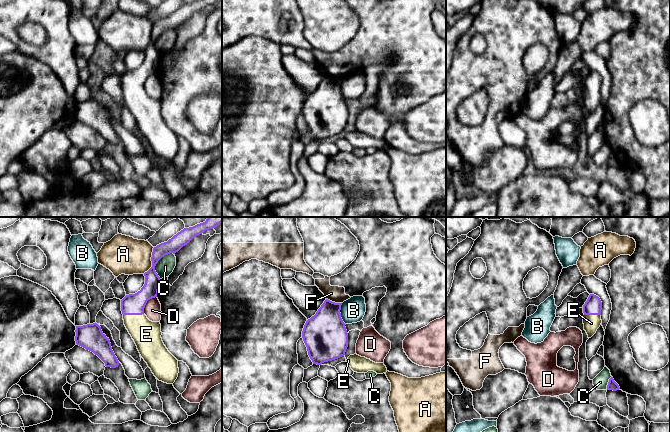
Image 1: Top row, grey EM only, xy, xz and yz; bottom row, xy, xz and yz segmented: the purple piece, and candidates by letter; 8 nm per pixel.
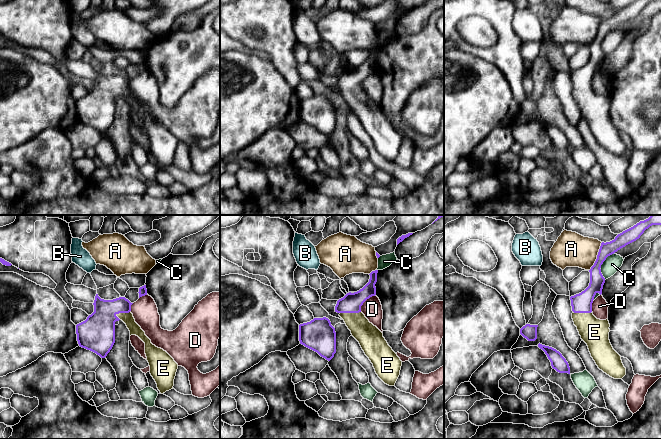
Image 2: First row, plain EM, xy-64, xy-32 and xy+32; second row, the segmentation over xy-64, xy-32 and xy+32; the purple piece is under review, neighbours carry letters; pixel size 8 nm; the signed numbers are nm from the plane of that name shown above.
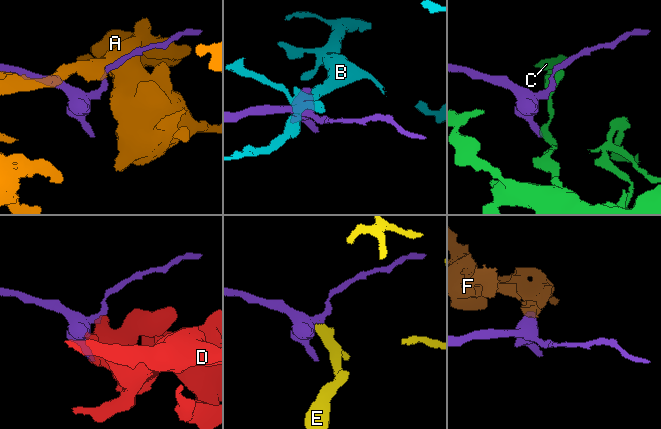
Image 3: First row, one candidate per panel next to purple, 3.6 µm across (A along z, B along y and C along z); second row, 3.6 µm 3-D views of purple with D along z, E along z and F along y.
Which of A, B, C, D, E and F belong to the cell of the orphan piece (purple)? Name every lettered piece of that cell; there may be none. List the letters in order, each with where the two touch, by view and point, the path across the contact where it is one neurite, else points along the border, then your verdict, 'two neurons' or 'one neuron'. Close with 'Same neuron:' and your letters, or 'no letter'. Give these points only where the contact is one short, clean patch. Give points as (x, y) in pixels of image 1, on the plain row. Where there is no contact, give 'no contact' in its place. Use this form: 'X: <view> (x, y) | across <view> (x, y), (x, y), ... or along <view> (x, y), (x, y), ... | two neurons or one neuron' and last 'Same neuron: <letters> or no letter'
A: xy (151, 36) | two neurons
B: xz (340, 90) | two neurons
C: xy (157, 38) | two neurons
D: xy (146, 78) | two neurons
E: xy (133, 90) | across xy (133, 80), (133, 90), (135, 97), (146, 110) | one neuron
F: xz (334, 78) | along xz (326, 74), (341, 79) | two neurons
Same neuron: E

